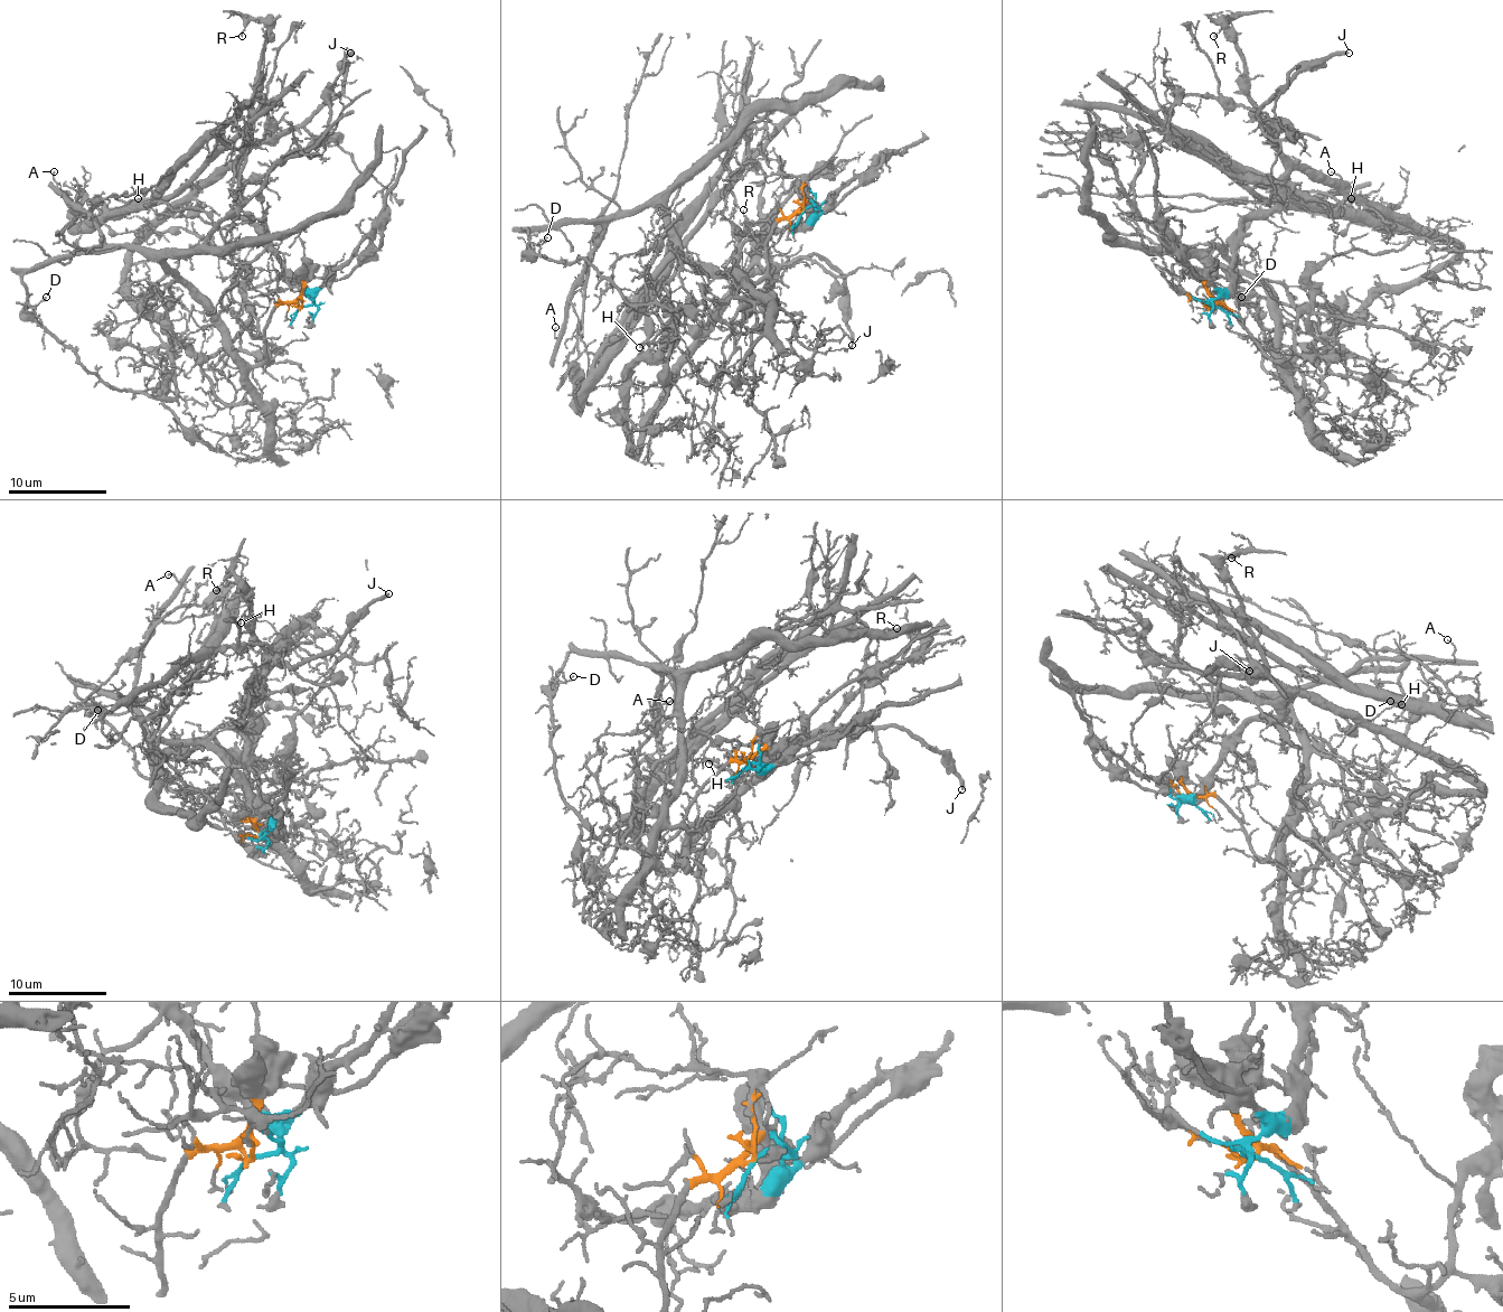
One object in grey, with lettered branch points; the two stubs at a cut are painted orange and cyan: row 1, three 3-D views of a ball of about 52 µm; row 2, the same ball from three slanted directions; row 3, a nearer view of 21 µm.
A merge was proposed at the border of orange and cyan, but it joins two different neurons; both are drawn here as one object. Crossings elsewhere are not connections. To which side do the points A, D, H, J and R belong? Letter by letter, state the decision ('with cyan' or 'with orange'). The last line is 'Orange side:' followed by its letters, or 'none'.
A: with orange
D: with orange
H: with cyan
J: with cyan
R: with cyan
Orange side: A, D

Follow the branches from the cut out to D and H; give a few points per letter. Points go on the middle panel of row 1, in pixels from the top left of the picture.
D: (802, 209), (776, 222), (766, 271), (757, 281), (700, 266), (653, 207), (524, 230), (534, 244), (546, 236)
H: (802, 209), (813, 214), (800, 226), (751, 236), (722, 314), (697, 338), (657, 330), (640, 347)

